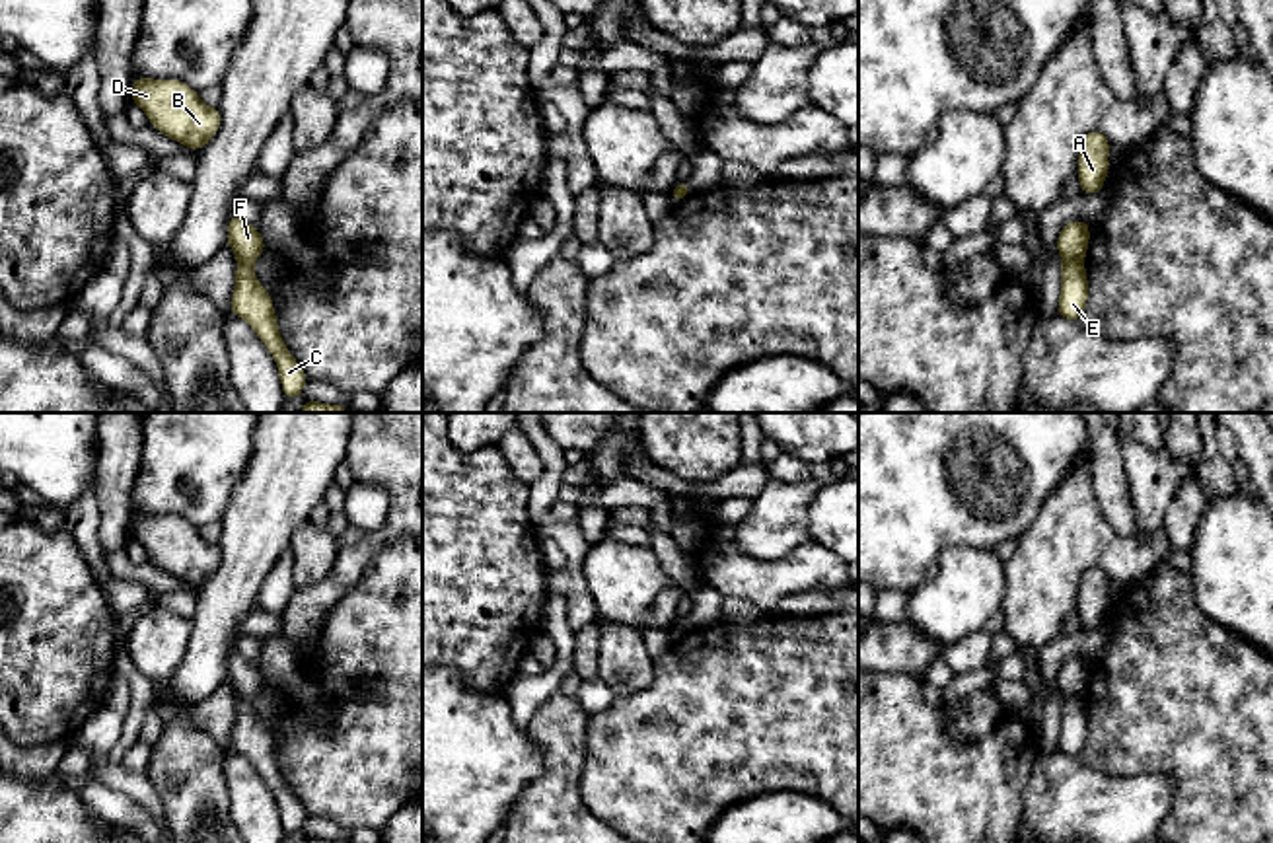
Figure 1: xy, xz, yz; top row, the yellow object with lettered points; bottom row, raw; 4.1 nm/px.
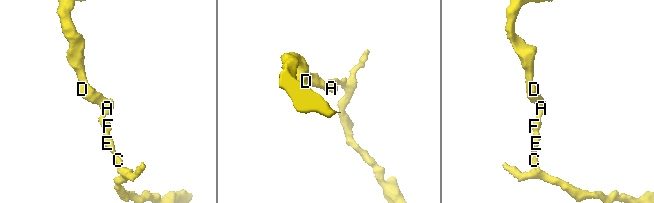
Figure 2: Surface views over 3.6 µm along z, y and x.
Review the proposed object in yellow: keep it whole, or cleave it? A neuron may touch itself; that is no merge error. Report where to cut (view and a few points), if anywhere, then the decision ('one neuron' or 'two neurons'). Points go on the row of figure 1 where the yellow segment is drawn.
cut in yz along (1081, 257), (1063, 263); two neurons

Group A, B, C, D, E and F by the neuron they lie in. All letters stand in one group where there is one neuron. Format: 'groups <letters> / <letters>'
groups A B D F / C E

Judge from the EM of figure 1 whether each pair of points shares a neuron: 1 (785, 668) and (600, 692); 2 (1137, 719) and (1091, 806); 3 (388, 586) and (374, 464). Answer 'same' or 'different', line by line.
1: different
2: different
3: different

